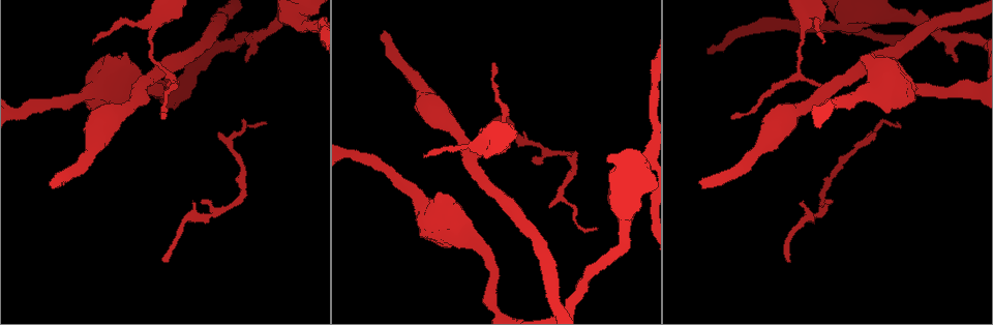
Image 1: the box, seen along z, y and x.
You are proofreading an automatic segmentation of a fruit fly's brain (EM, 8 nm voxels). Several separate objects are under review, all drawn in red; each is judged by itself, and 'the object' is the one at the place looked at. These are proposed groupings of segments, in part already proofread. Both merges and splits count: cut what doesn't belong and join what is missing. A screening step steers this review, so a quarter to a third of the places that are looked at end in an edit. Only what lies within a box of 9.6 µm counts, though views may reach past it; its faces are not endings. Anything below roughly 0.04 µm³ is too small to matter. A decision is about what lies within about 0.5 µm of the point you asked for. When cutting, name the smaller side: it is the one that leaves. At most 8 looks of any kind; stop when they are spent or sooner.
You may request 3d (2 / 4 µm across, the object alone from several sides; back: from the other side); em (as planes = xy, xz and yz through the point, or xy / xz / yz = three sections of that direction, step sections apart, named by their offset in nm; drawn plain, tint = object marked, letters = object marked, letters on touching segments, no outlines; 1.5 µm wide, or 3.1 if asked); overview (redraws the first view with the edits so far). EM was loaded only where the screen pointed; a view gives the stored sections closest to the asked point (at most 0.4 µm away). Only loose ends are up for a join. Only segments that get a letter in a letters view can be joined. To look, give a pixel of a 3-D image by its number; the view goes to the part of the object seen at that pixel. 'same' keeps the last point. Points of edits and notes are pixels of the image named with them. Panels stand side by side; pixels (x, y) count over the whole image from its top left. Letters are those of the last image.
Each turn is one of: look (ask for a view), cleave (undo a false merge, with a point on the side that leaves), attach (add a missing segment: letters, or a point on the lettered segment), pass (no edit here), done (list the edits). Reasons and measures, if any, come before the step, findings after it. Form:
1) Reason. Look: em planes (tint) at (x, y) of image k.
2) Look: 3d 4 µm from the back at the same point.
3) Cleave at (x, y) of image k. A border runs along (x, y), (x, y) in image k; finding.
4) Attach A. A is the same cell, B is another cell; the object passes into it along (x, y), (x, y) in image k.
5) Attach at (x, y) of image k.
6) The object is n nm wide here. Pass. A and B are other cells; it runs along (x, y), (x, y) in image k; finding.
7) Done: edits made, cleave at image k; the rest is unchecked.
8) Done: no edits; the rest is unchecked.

Branch stops here. Look: 3d 2 µm at (52, 183) of image 1.

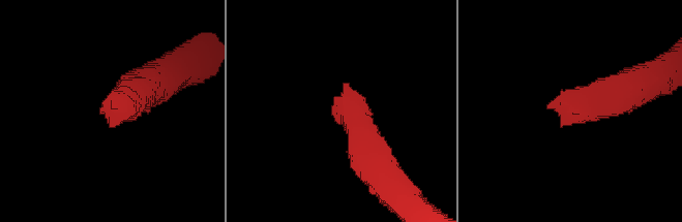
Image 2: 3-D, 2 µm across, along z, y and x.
Shape alone is not enough. Look: em planes (plain) at (111, 106) of image 2.

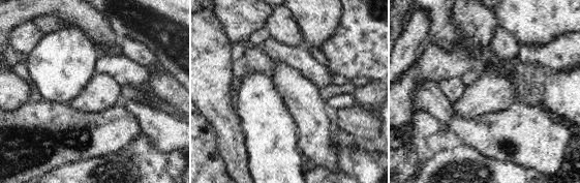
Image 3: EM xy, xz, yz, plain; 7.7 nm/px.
What lies round it. Look: em planes (letters) at the same point.

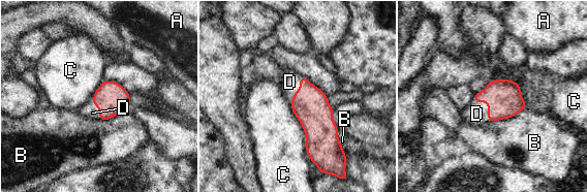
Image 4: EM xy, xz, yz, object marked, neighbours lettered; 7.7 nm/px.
The object is 260 nm wide here. Attach D. D is the same cell, A, B and C are other cells; the cell continues.

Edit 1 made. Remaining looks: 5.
Branch stops here. Look: em planes (letters) at (731, 116) of image 1.

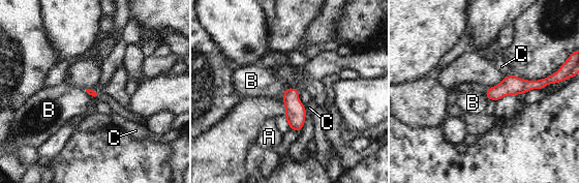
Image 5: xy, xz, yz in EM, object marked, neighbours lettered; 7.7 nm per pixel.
Pass. A, B and C are other cells; none of them fits.

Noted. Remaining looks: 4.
Look: overview.

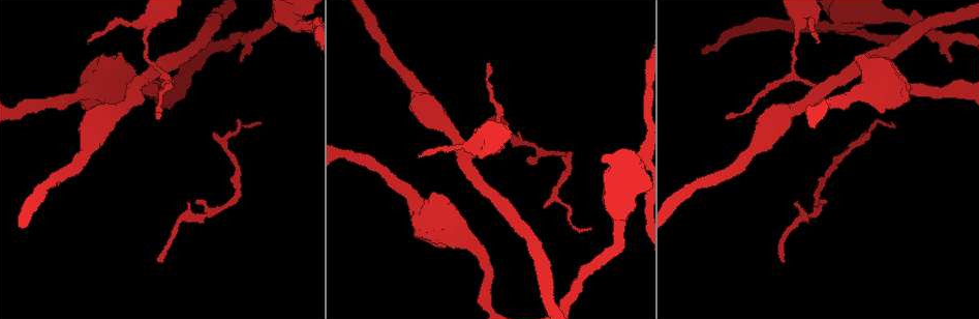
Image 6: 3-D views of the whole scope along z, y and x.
Tapers out. Look: em planes (tint) at (489, 118) of image 6.

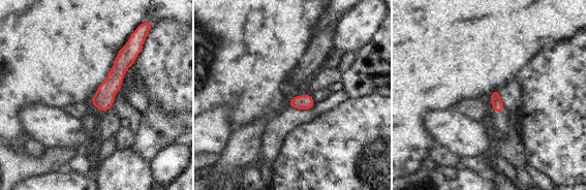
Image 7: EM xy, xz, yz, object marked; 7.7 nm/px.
Look: em planes (letters) at the same point.

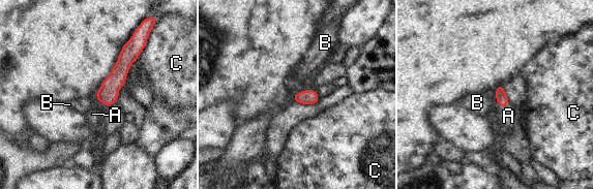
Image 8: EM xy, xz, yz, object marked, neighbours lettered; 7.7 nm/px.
The longest contact is with C, 190 nm. Attach A. A is the same cell, B and C are other cells; it goes on there.

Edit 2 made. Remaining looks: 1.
Done: edits made, attach at image 4, attach at image 8; the rest is unchecked.

